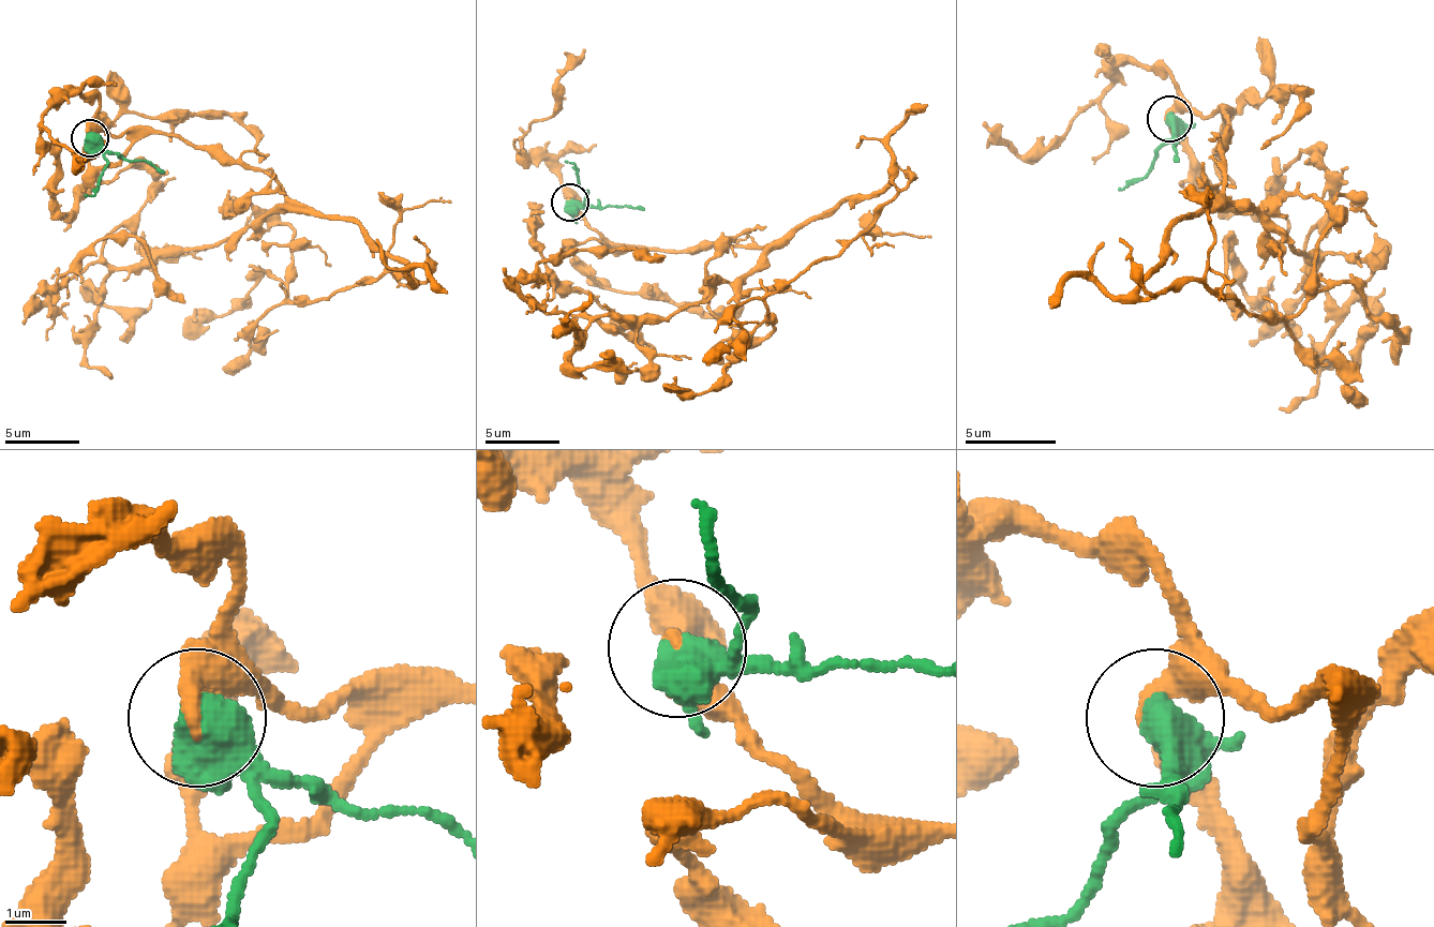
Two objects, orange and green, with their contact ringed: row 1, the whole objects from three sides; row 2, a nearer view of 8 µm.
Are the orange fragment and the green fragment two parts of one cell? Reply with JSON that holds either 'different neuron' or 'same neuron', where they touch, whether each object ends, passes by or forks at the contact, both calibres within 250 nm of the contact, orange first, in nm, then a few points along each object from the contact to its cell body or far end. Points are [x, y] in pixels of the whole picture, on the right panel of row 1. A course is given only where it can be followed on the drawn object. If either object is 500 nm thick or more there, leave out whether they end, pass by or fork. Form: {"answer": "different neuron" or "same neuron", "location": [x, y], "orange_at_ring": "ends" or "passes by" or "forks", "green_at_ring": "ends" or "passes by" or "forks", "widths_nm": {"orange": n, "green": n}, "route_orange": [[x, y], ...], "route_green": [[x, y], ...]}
{"answer": "same neuron", "location": [1169, 119], "orange_at_ring": "ends", "green_at_ring": "passes by", "widths_nm": {"orange": 360, "green": 480}, "route_orange": [[1170, 122], [1221, 113], [1235, 199], [1308, 277], [1330, 204], [1312, 154], [1257, 209], [1235, 209], [1175, 118]], "route_green": [[1170, 118], [1170, 136], [1144, 177], [1120, 185]]}

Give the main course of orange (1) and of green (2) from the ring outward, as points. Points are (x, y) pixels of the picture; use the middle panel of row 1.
1: (569, 203), (613, 244), (763, 255), (670, 315), (583, 315), (621, 334), (632, 327), (550, 274), (539, 207)
2: (569, 203), (583, 203), (587, 195), (576, 180), (576, 165), (565, 162)

